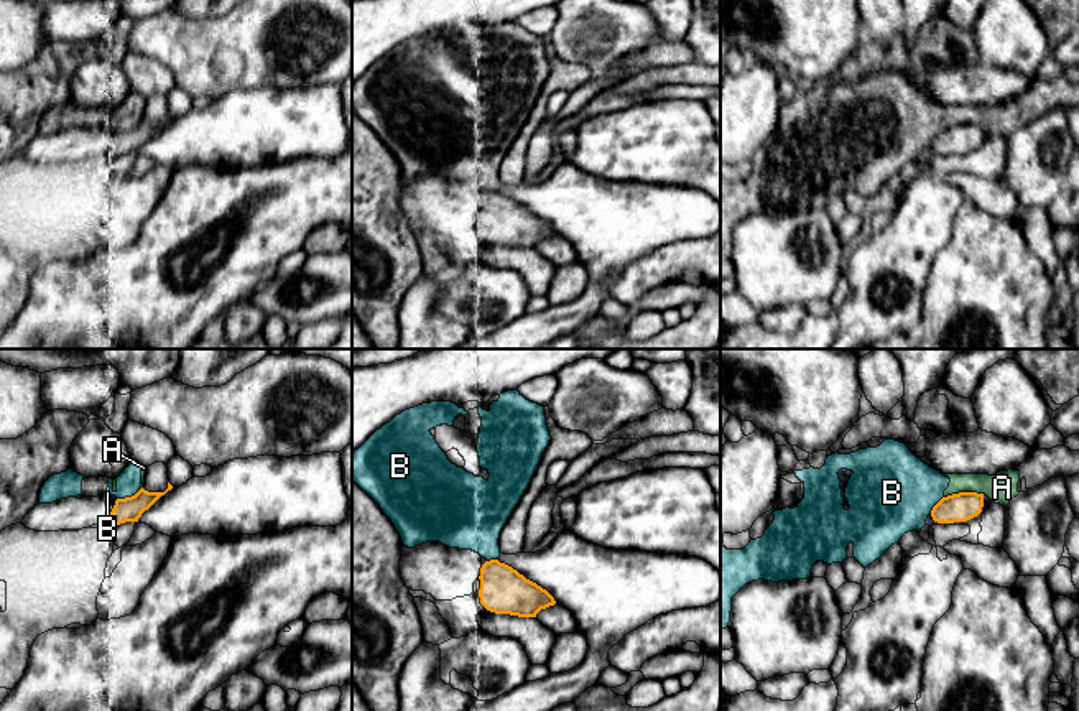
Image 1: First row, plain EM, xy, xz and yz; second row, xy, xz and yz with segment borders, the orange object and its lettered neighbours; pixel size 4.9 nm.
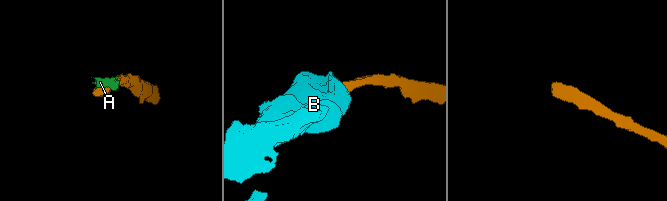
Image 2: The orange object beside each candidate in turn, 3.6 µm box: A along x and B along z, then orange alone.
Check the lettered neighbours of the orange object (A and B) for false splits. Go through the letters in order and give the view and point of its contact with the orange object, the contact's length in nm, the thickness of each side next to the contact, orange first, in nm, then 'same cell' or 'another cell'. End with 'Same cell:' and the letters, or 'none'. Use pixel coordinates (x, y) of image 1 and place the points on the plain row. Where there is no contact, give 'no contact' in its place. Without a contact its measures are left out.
A: contact yz (963, 124); length 190 nm; calibres 140 and 150 nm; another cell
B: contact xy (129, 129); length 140 nm; calibres 120 and 120 nm; another cell
Same cell: none

